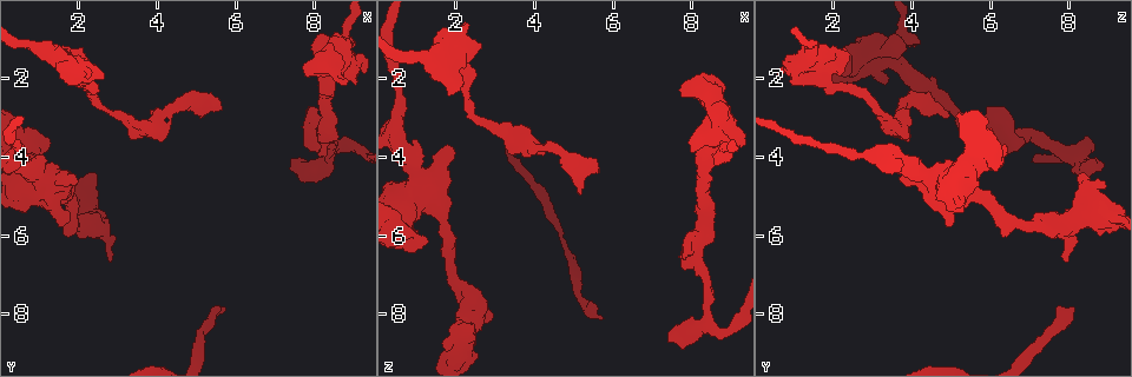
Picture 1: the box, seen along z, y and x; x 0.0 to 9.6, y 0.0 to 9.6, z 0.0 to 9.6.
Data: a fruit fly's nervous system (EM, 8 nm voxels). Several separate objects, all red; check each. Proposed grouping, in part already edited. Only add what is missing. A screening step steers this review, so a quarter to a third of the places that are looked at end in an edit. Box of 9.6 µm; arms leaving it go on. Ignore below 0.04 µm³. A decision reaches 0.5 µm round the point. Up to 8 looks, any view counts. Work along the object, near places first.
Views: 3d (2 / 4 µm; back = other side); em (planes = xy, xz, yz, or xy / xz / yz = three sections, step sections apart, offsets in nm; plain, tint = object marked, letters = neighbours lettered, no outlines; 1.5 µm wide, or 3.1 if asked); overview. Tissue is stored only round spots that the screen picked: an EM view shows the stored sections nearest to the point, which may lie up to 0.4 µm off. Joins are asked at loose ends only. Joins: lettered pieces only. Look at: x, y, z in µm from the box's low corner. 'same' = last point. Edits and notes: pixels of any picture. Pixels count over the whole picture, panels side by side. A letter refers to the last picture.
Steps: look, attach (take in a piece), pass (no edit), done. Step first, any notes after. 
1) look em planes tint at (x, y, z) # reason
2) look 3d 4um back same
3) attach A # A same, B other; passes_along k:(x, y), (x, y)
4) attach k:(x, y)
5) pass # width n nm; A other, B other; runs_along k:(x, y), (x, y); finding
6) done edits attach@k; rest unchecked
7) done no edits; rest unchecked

look em xz step 8 tint at (8.10, 3.95, 6.55) # branch stops here

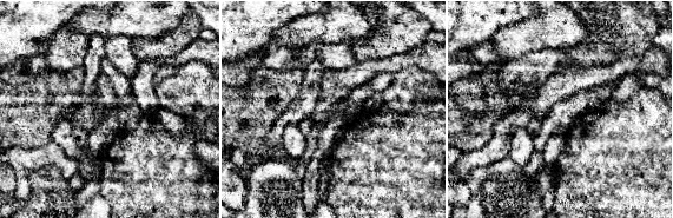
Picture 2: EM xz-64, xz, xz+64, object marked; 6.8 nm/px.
look em planes tint same

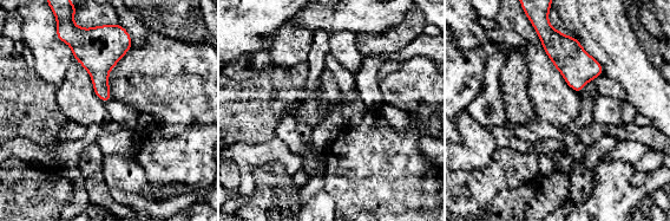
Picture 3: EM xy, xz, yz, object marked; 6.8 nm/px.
look em planes letters same

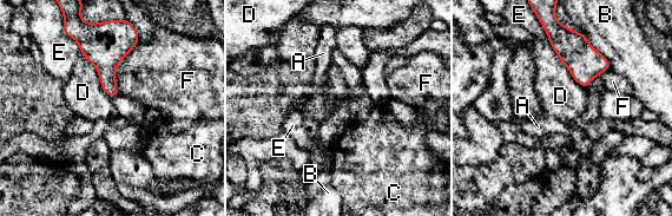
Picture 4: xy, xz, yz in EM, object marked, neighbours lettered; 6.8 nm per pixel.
pass # A other, B other, C other, D other, E other, F other; none of them fits

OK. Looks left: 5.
look 3d 2um back at (5.60, 2.80, 4.30) # branch stops here

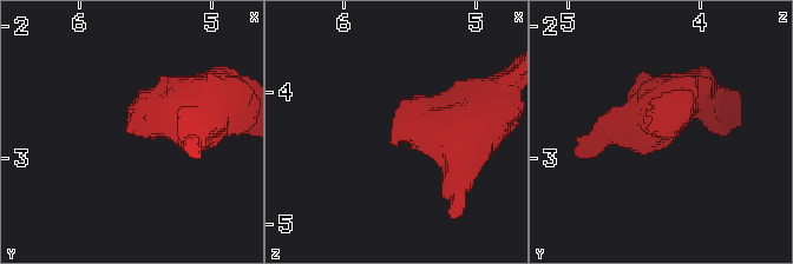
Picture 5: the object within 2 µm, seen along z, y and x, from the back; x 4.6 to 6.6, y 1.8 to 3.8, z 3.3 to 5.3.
look em planes letters at (5.66, 2.76, 4.32)

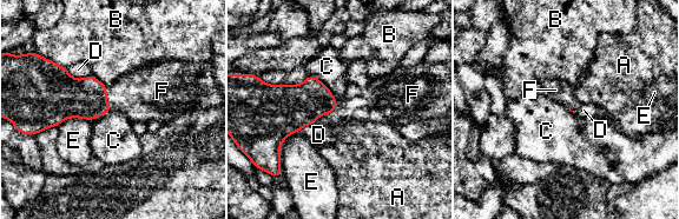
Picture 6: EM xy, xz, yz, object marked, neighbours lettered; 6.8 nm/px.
attach F # longest_contact C 260 nm; A other, B other, C other, D other, E other, F same; the cell continues

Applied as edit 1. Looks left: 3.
look 3d 4um at (7.35, 4.15, 8.65) # stops while still wide

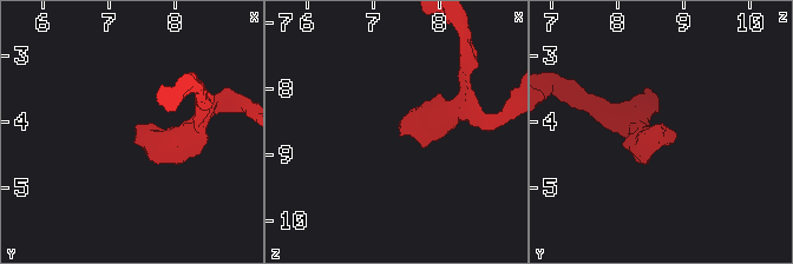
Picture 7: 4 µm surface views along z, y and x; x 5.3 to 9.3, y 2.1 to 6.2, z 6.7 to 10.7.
look em planes tint at (7.45, 4.10, 8.70)

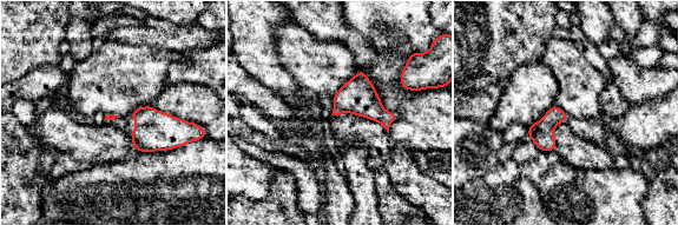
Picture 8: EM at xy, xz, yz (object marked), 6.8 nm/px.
look em planes letters same

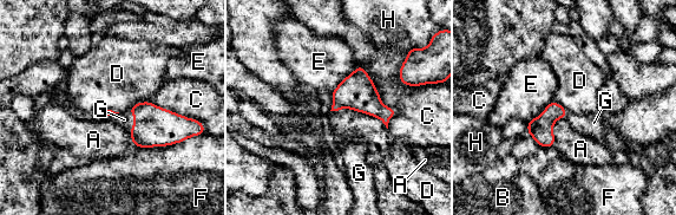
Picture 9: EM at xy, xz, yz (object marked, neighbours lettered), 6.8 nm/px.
attach G # A other, B other, C other, D other, E other, F other, G same, H other; passes_along 9:(155, 126), (133, 121), (124, 119); the cell continues

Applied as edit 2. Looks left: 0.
done edits attach@6, attach@9; rest unchecked

